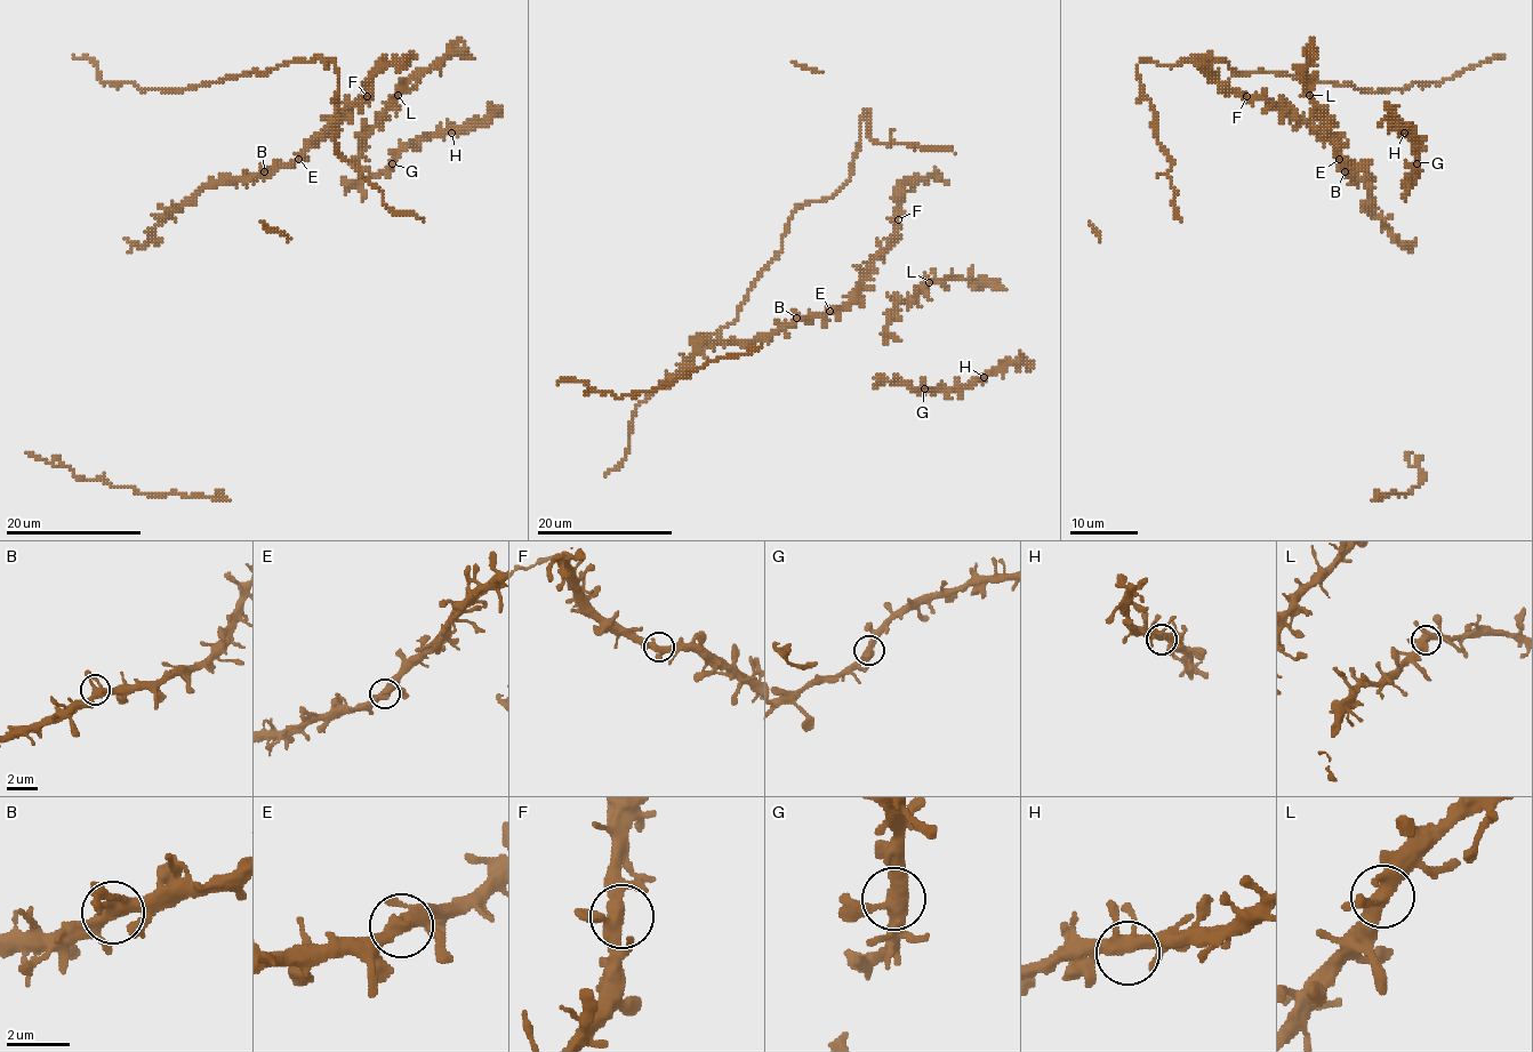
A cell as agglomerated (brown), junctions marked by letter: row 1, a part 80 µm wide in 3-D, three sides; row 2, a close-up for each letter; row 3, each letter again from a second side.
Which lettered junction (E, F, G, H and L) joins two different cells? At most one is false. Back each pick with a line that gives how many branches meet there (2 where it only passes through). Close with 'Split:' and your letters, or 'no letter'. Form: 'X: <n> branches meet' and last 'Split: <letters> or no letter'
Split: no letter

